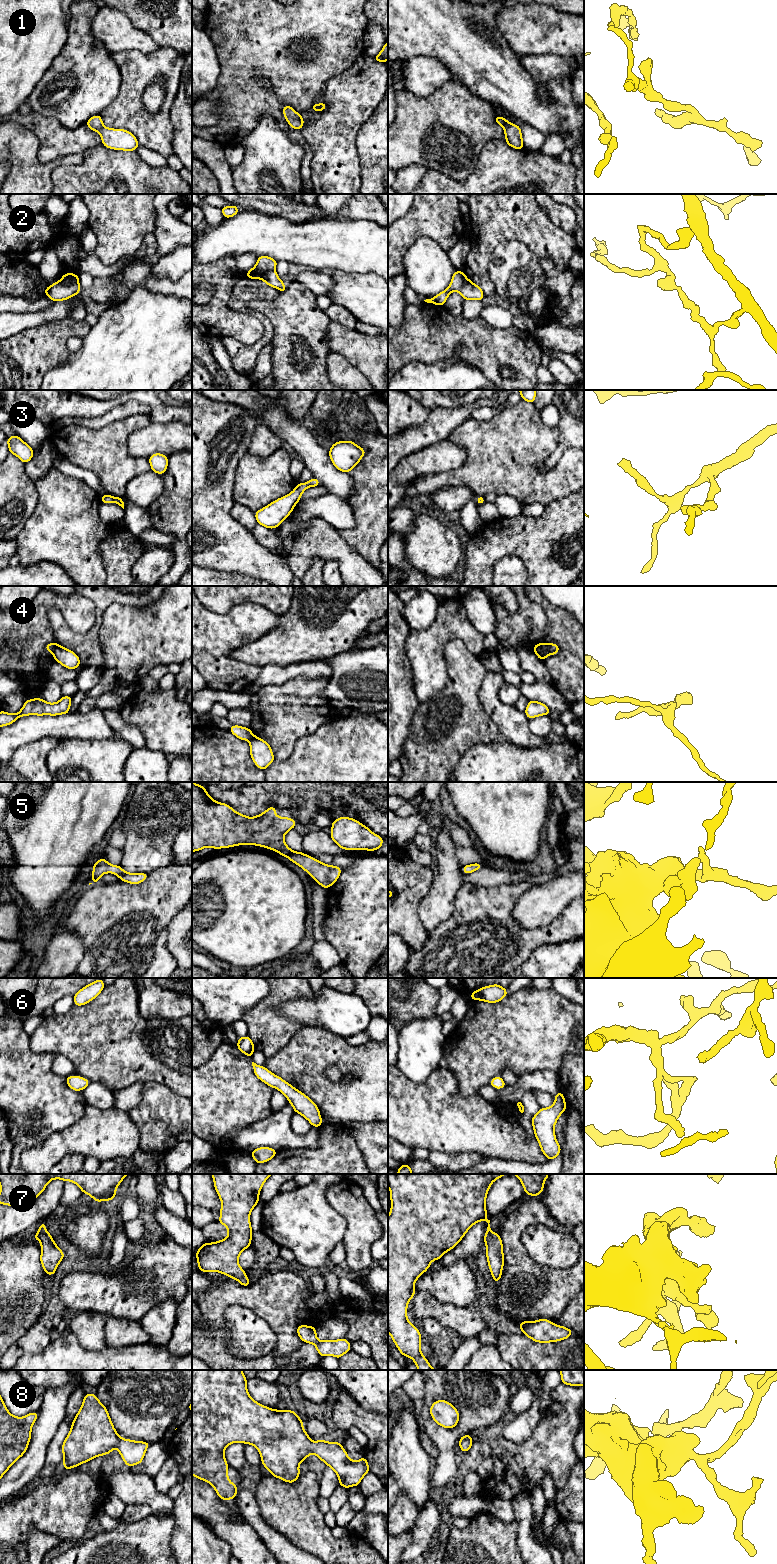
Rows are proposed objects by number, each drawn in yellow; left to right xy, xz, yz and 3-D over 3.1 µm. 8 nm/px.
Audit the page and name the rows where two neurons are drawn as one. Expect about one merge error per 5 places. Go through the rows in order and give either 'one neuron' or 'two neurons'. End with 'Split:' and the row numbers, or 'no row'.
1: one neuron
2: two neurons
3: one neuron
4: two neurons
5: one neuron
6: one neuron
7: one neuron
8: one neuron
Split: 2, 4

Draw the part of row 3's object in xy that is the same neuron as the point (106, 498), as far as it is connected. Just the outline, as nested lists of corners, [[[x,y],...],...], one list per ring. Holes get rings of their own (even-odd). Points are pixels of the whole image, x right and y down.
[[[104,494],[101,496],[101,503],[111,503],[111,502],[117,503],[124,509],[124,502],[122,497],[112,497],[109,494]]]

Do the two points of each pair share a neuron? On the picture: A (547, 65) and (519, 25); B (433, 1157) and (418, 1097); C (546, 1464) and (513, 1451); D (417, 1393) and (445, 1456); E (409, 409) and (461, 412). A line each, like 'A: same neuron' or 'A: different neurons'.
A: different neurons
B: different neurons
C: same neuron
D: different neurons
E: different neurons

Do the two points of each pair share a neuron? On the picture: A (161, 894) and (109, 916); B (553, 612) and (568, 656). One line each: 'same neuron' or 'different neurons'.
A: same neuron
B: same neuron

